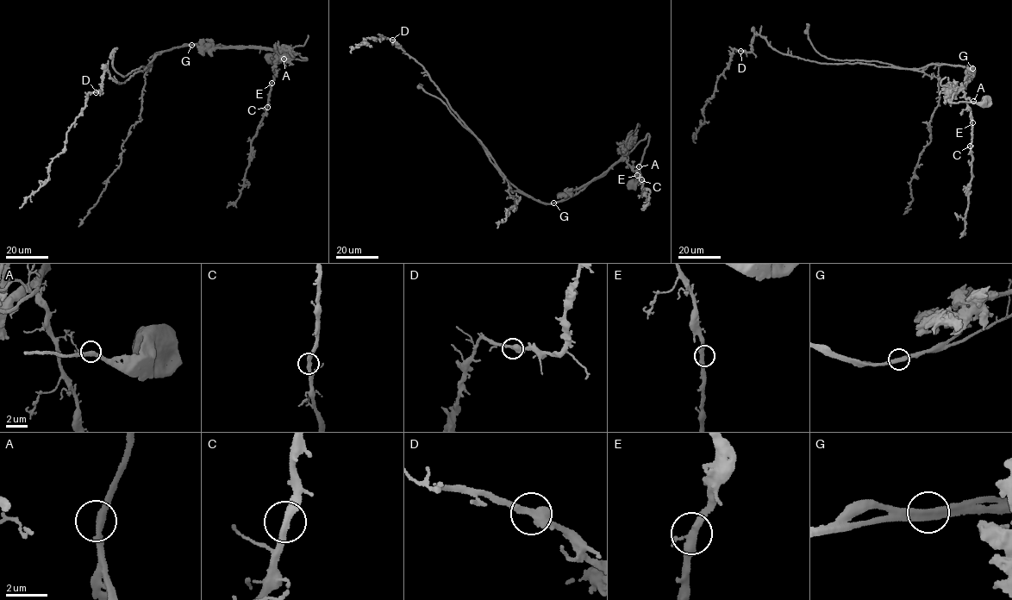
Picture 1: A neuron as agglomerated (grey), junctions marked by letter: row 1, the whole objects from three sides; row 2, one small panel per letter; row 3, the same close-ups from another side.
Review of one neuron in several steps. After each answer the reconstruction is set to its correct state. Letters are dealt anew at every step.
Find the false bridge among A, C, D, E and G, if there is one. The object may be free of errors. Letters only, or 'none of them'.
G

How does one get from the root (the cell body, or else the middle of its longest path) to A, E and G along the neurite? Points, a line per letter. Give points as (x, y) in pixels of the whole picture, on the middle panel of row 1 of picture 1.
A: (628, 184), (640, 177), (639, 166)
E: (628, 184), (640, 177), (640, 165), (647, 144), (648, 134), (625, 158), (637, 175)
G: (628, 184), (640, 177), (640, 165), (647, 144), (648, 134), (624, 158), (594, 178), (577, 194), (553, 203)

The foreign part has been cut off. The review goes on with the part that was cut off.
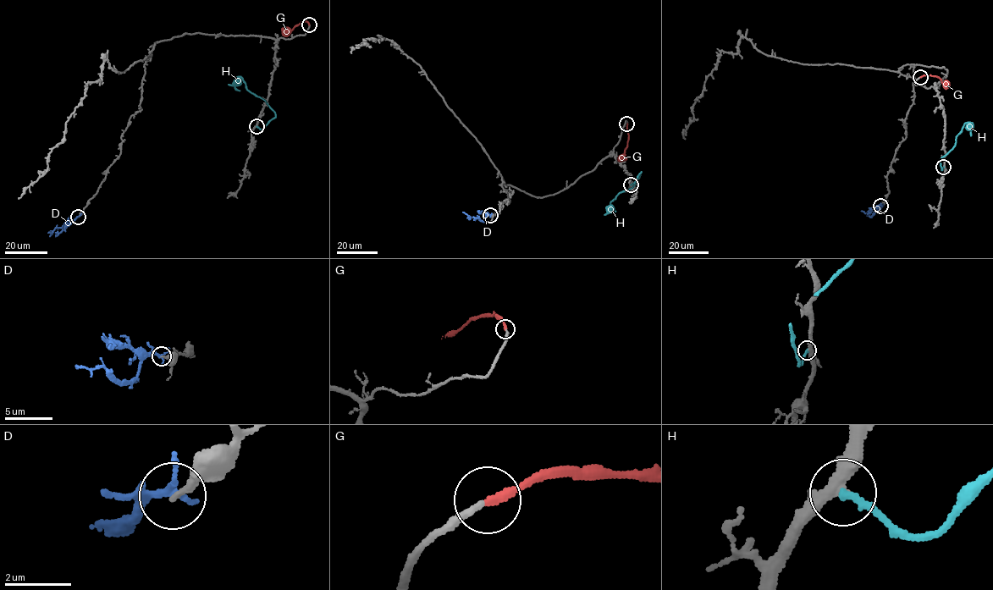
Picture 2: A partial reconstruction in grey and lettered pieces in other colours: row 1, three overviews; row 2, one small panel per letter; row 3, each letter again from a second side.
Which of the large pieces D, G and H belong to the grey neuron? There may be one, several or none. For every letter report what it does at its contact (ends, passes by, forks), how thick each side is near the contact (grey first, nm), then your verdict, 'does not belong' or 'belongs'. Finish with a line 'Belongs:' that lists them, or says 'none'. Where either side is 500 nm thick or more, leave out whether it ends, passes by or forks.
D: it passes by; calibres 150 and 200 nm; does not belong
G: it ends; calibres 180 and 240 nm; belongs
H: it ends; calibres 340 and 200 nm; does not belong
Belongs: G

